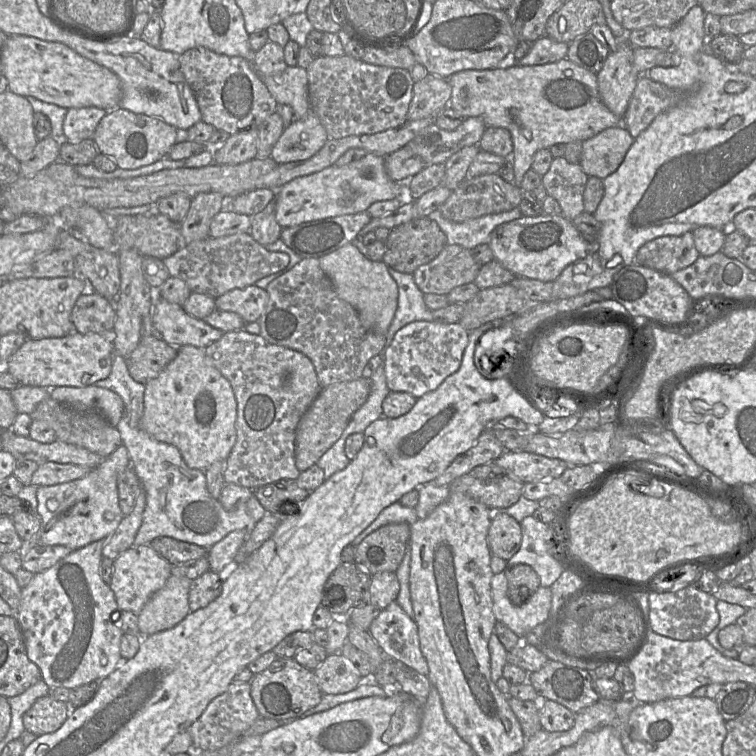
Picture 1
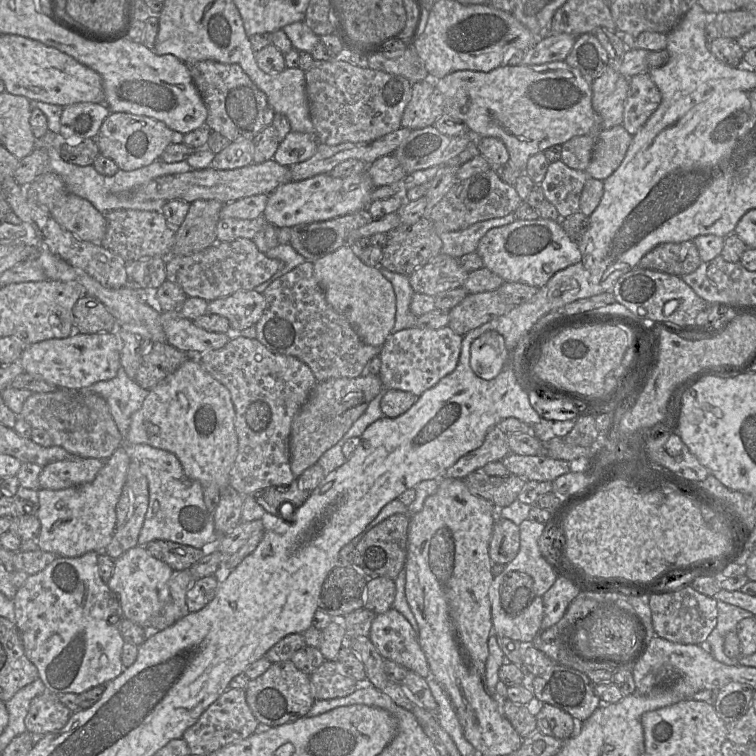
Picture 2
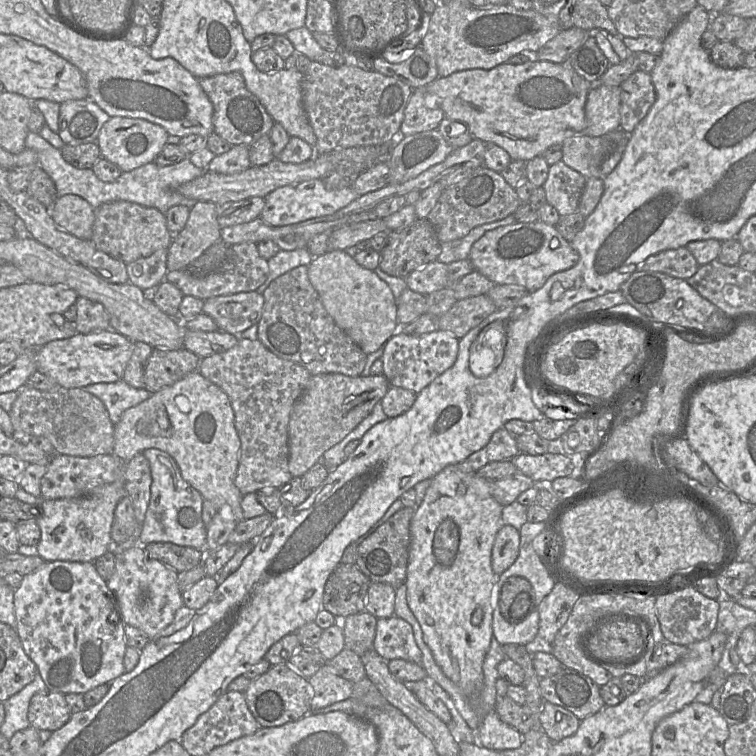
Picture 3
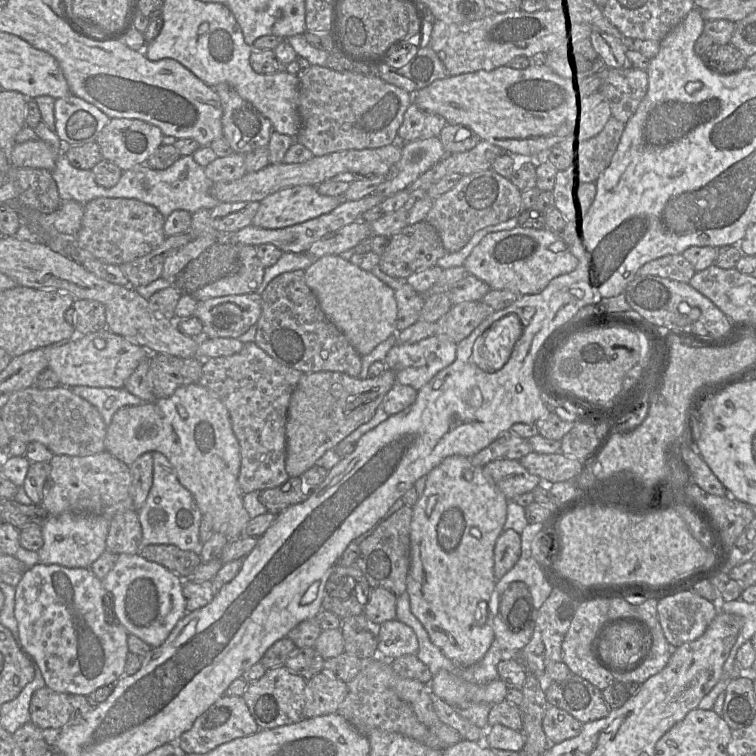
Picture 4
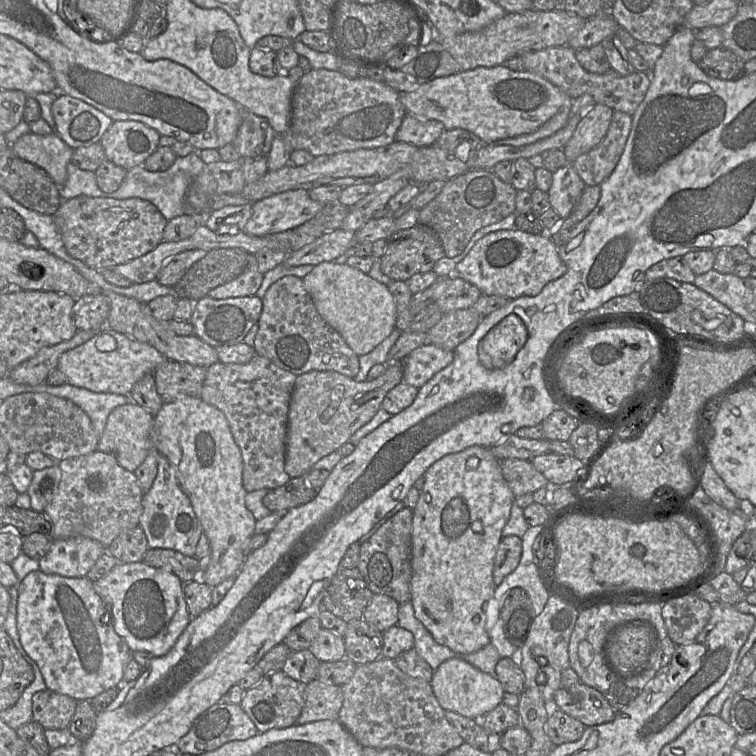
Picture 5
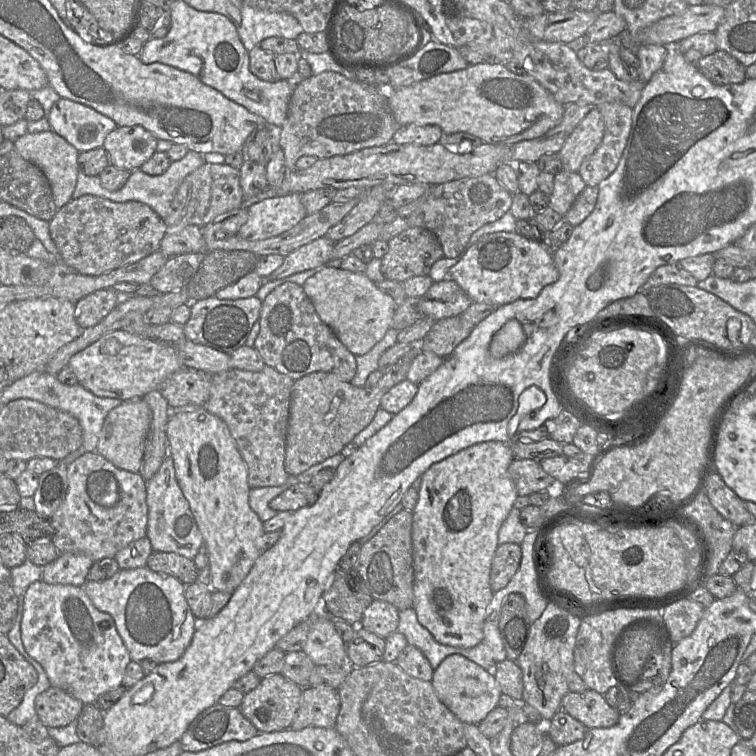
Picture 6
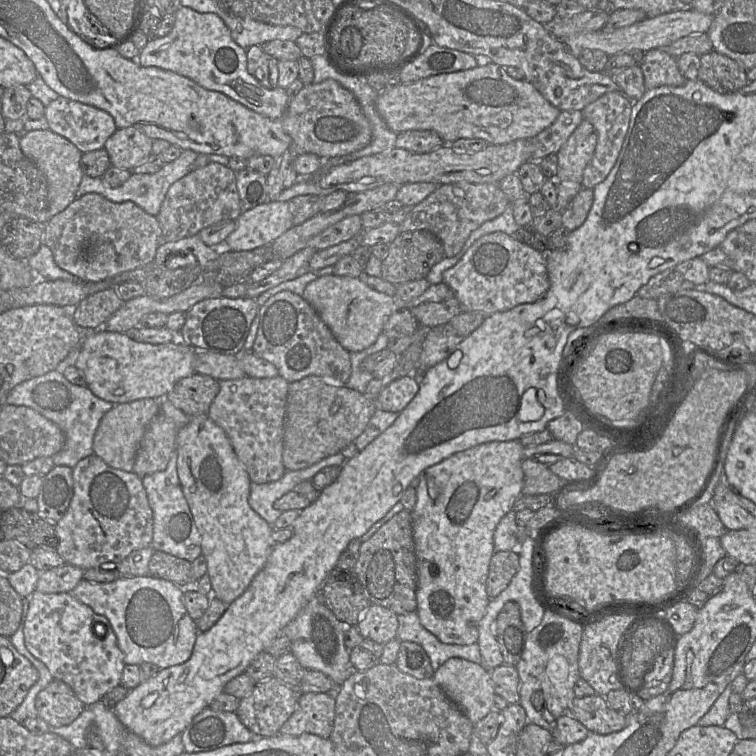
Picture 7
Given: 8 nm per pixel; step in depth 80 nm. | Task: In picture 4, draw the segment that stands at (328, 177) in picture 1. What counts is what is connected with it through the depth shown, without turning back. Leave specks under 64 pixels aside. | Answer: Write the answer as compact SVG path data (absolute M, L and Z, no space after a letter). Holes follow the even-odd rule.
M310 185L284 188L260 201L252 225L285 228L327 214L344 202L343 196L324 196Z

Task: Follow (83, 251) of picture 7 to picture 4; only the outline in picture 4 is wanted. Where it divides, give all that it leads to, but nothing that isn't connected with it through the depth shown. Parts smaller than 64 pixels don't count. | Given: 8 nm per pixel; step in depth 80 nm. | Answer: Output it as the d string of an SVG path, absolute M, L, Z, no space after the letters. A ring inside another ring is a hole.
M97 198L84 205L84 214L79 232L75 236L78 245L96 258L109 264L121 265L140 258L160 246L166 239L165 217L153 206L136 199Z

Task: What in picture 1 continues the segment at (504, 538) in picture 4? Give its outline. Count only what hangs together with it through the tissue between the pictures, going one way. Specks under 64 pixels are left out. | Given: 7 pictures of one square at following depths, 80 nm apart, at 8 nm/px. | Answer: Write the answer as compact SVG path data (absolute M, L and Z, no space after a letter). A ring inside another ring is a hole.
M504 512L492 513L488 531L488 545L492 555L508 561L519 551L521 543L521 524Z

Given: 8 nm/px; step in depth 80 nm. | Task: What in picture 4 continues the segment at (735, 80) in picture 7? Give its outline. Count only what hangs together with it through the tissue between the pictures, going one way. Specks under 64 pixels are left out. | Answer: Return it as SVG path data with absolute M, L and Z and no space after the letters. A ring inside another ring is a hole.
M714 43L701 59L705 66L713 72L727 75L746 68L747 56L730 43Z

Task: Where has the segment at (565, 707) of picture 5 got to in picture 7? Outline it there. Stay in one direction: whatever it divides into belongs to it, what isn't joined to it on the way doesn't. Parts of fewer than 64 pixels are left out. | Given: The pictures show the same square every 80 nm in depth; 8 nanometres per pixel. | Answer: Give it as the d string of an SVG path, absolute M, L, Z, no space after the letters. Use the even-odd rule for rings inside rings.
M600 695L575 697L569 711L589 732L607 735L619 732L627 725L627 716L613 710Z

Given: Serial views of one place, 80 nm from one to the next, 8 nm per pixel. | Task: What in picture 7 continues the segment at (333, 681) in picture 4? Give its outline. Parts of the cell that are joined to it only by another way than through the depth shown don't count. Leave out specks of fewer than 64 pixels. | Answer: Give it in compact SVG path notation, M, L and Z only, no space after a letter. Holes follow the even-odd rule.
M334 693L300 694L294 713L280 728L279 734L310 733L328 739L334 728L335 707Z

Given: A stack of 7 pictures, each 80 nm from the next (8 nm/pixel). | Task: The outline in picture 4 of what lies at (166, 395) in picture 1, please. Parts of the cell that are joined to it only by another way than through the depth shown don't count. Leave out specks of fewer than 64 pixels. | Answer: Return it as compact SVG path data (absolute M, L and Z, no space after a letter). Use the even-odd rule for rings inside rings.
M200 383L181 386L168 398L118 409L107 427L105 450L128 466L144 453L158 451L164 454L176 470L179 482L193 495L201 513L211 516L213 532L222 533L228 542L242 538L242 531L251 518L243 506L244 493L238 483L240 445L228 409L216 394Z

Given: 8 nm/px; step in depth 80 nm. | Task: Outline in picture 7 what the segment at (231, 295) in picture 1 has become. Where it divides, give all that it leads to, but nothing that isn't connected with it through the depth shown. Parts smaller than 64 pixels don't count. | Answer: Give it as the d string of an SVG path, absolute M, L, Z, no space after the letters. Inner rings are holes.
M219 297L202 300L185 313L186 320L178 334L178 340L194 348L224 355L235 355L240 359L245 354L244 343L258 309L256 299L247 297Z

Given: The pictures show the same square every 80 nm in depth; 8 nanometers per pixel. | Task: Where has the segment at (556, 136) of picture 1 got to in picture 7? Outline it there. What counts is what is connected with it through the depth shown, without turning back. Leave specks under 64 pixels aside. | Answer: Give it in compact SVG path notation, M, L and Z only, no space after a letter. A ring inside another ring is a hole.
M494 63L387 87L379 92L376 109L387 127L395 133L430 130L436 132L445 144L451 144L462 138L478 138L485 140L489 145L501 145L519 139L533 138L552 125L561 112L531 83L524 79L512 78L506 72L505 67Z

